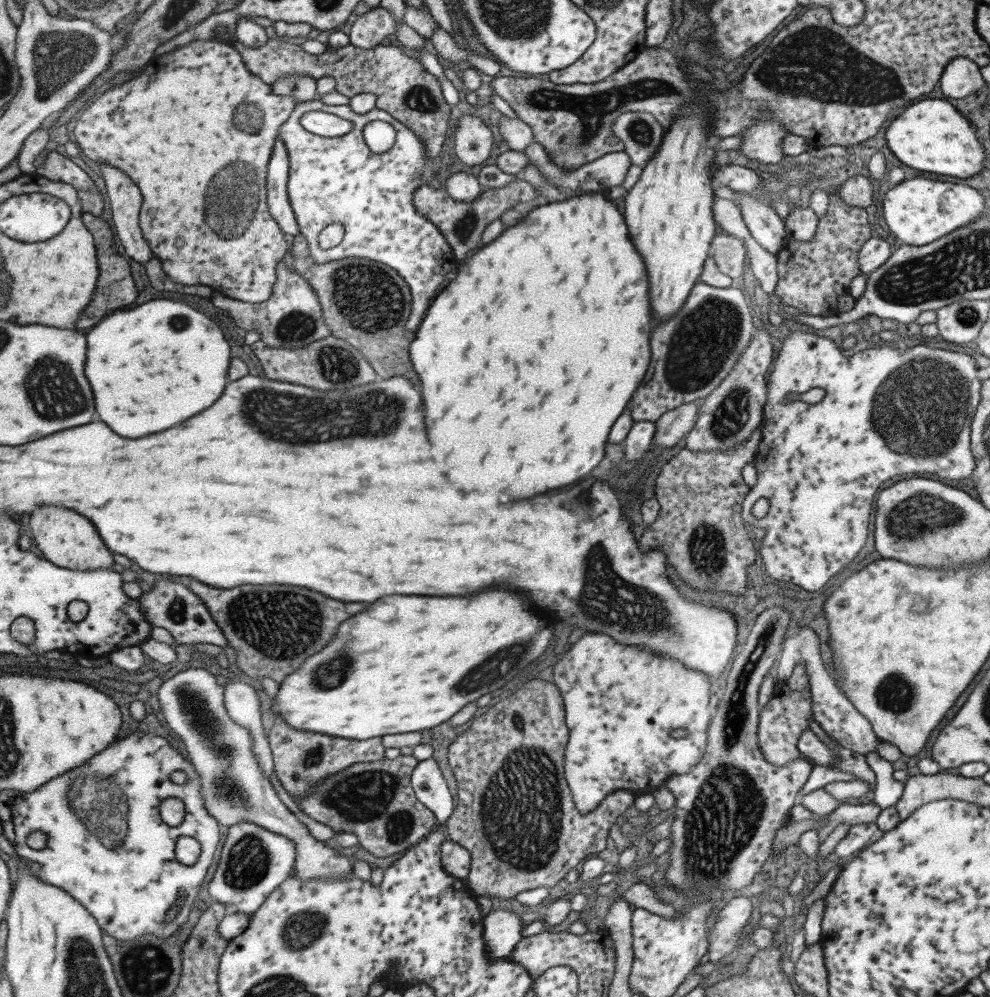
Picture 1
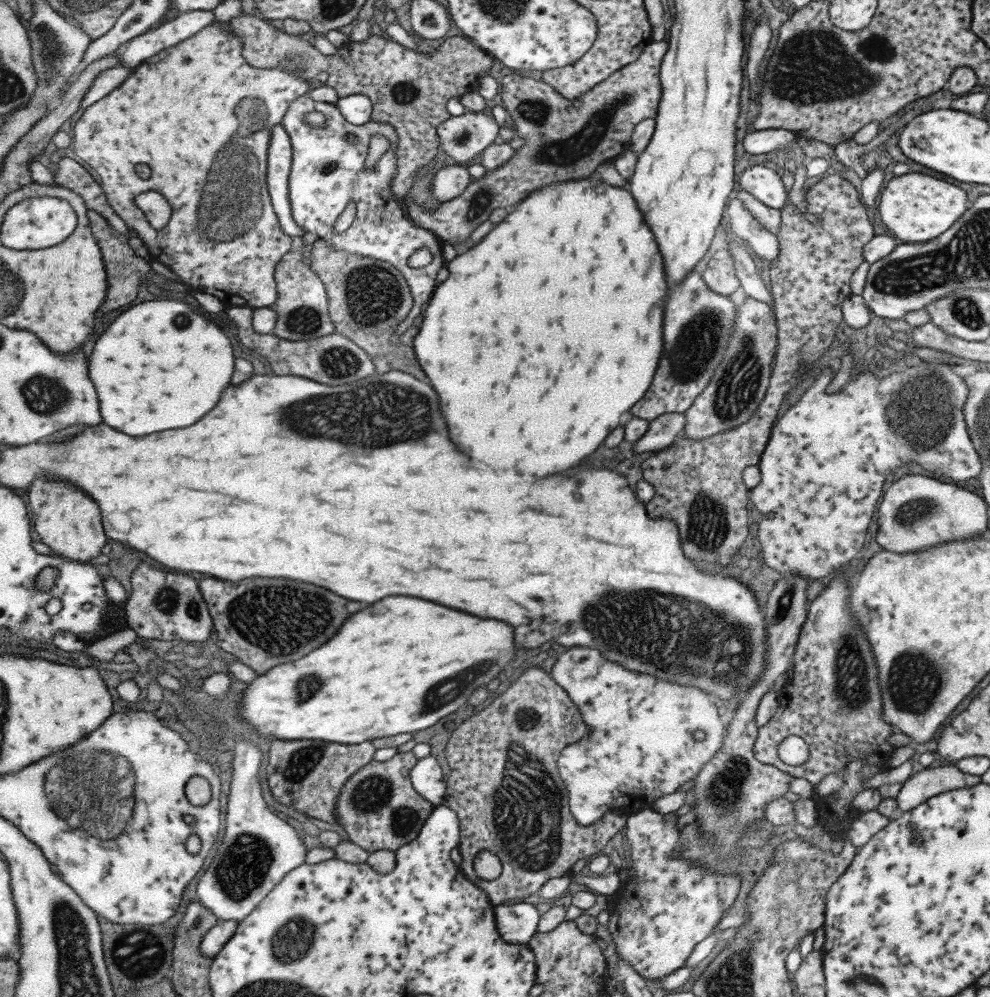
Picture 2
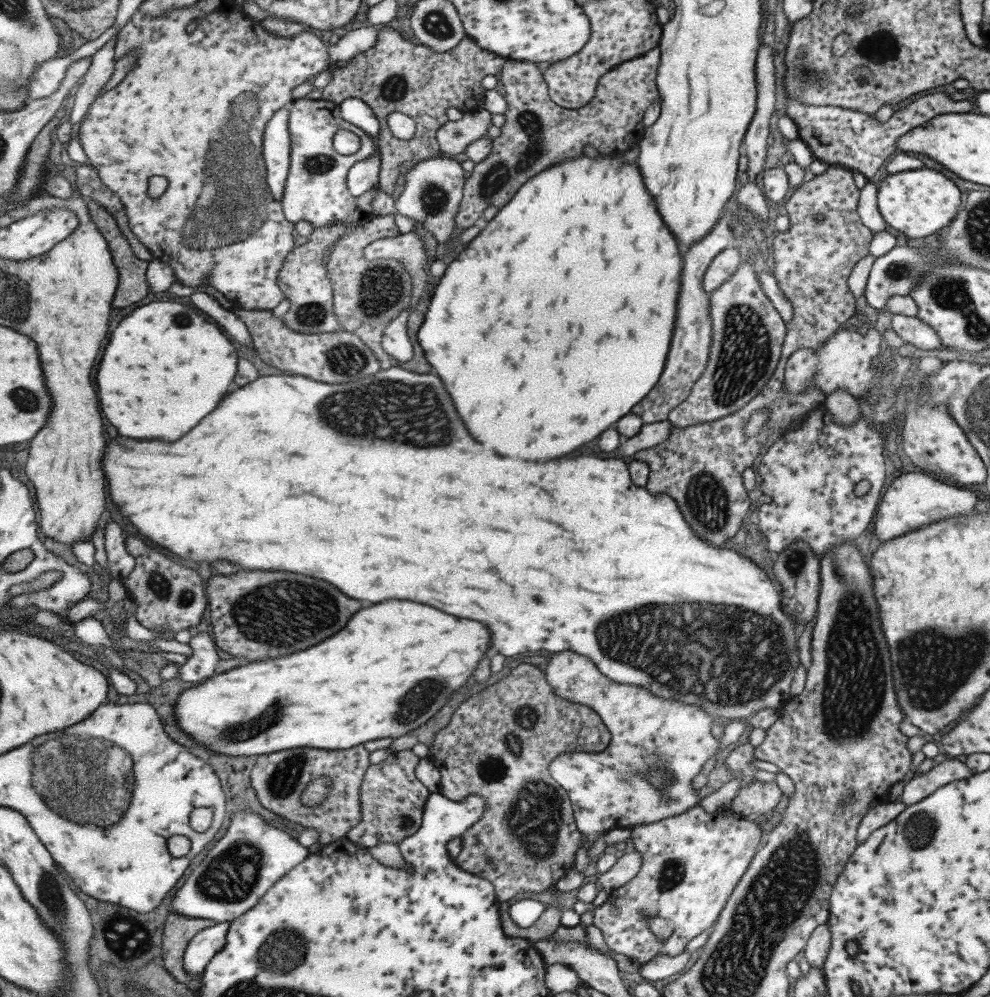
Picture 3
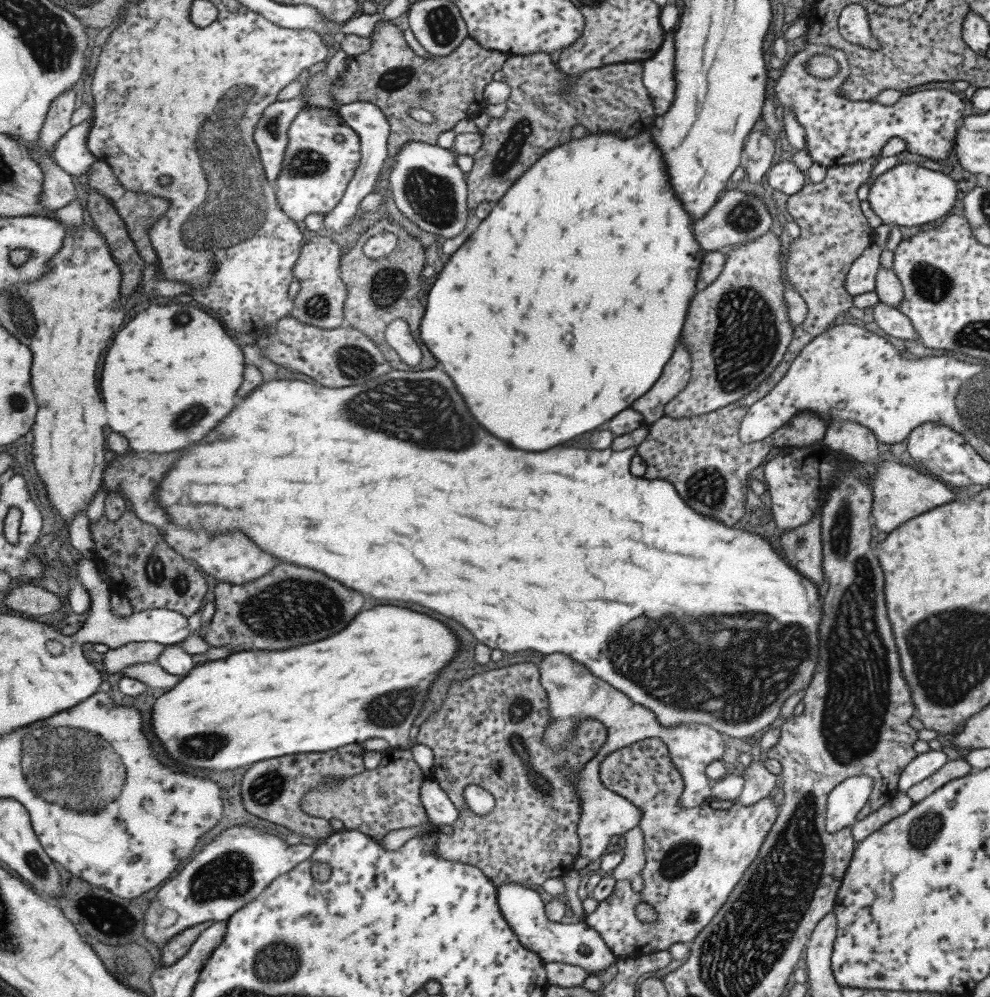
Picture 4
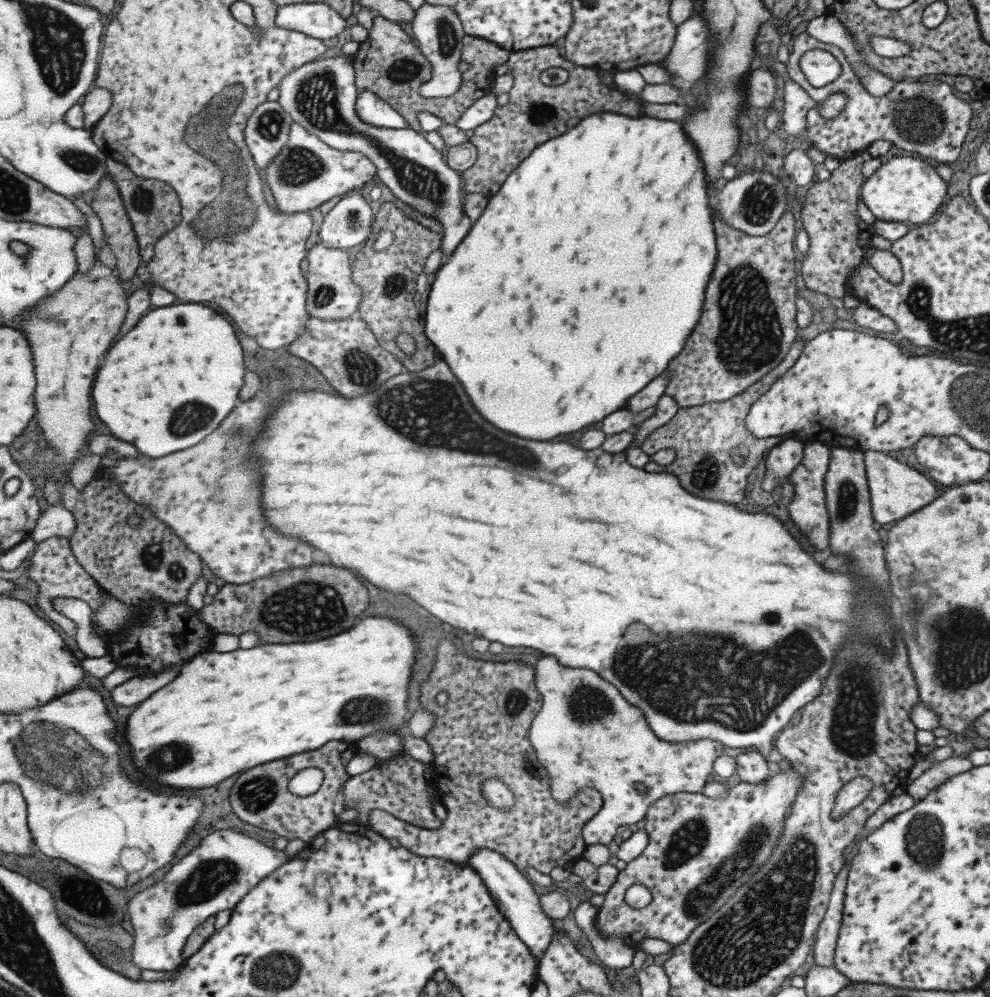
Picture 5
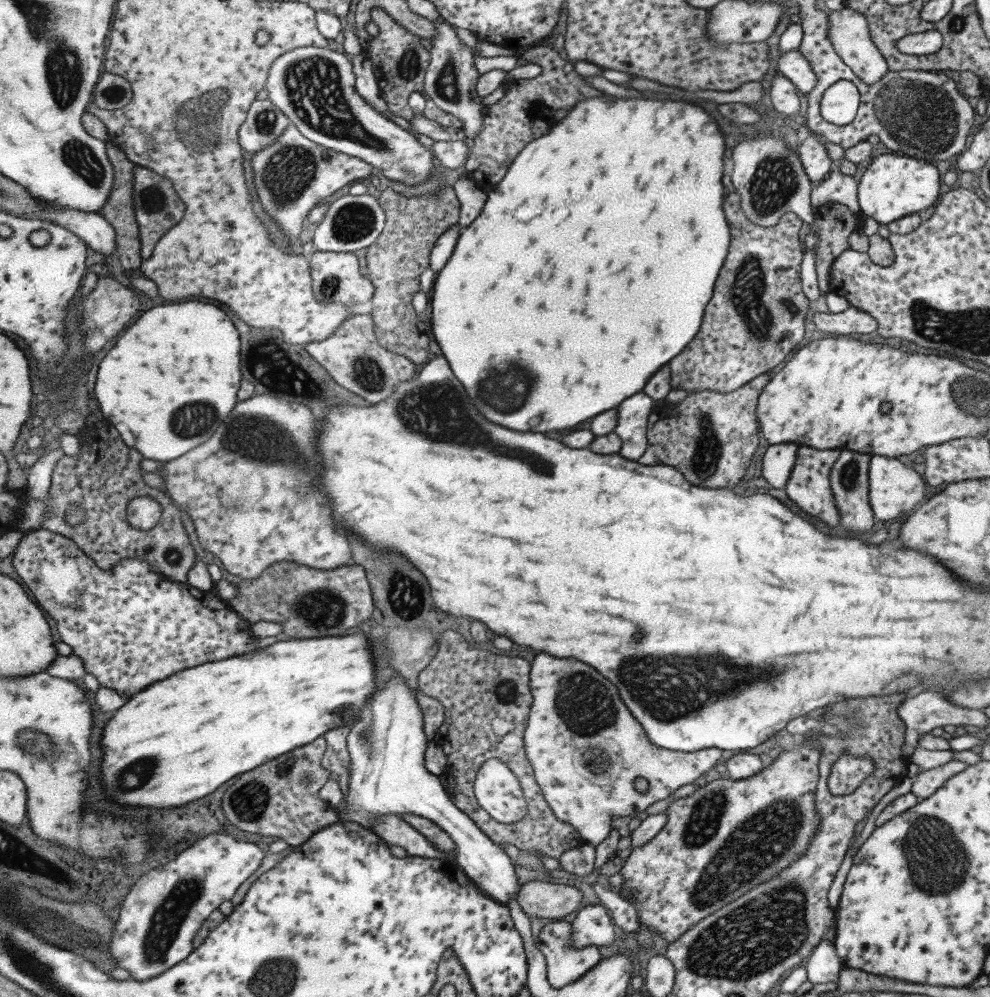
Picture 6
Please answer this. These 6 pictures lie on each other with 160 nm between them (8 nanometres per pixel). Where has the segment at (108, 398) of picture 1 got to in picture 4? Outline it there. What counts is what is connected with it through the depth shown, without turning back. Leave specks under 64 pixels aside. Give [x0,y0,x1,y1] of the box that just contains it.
[101,304,245,454]

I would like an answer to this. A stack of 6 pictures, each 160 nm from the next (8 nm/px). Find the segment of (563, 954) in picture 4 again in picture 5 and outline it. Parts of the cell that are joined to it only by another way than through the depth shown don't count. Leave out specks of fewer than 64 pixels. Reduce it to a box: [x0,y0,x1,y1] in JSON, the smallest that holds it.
[466,848,557,959]

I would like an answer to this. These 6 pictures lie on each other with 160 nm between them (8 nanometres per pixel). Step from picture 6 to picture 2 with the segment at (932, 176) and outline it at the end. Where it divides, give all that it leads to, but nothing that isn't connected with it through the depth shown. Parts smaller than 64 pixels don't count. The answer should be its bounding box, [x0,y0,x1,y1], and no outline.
[876,172,967,243]

